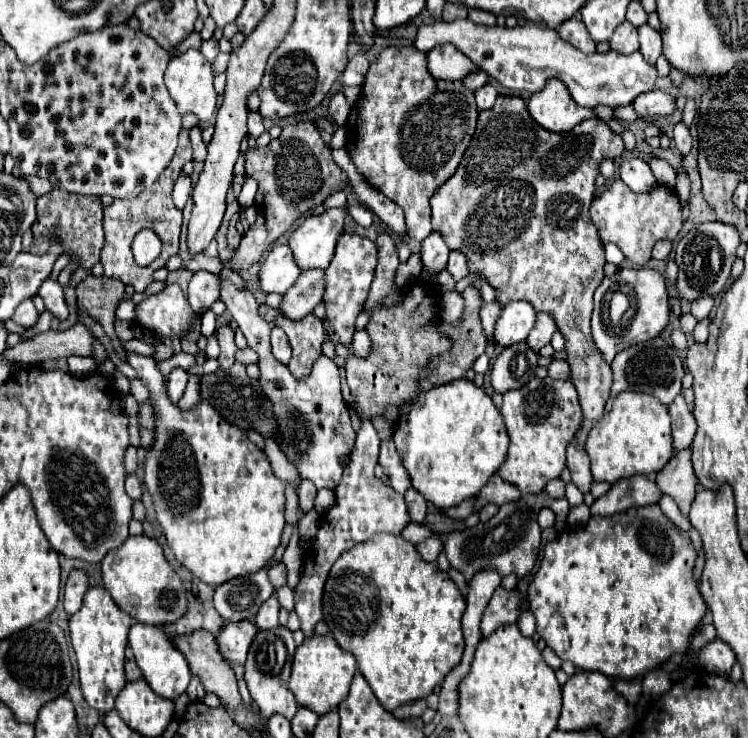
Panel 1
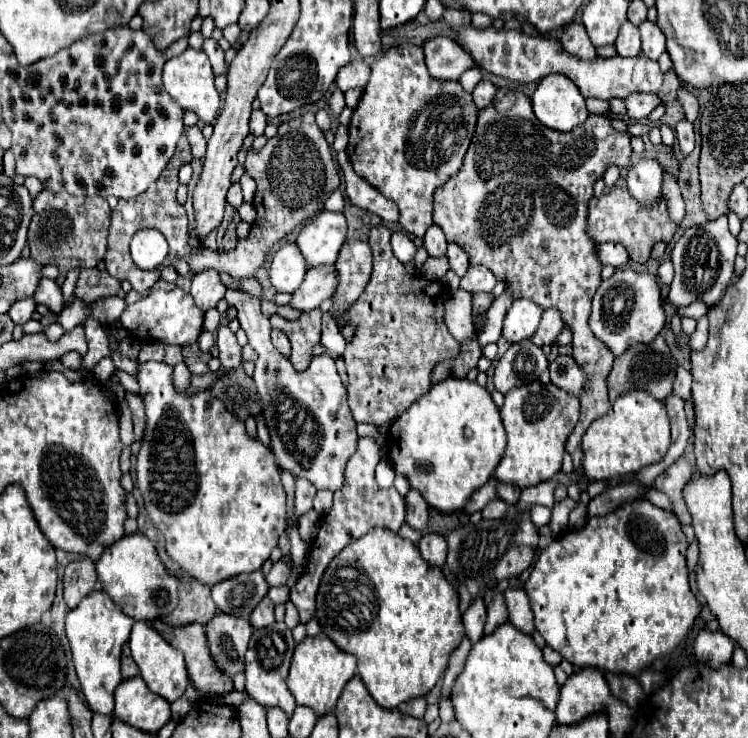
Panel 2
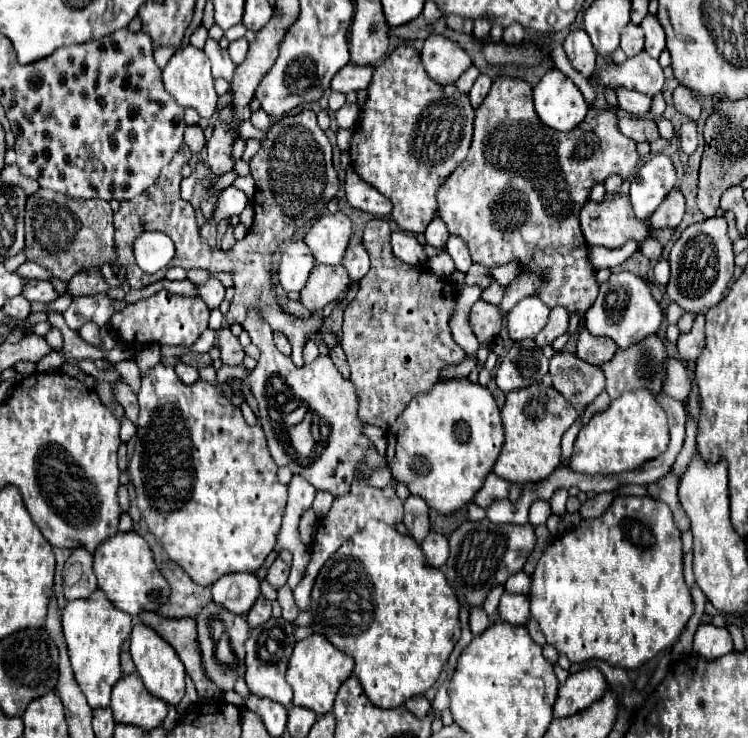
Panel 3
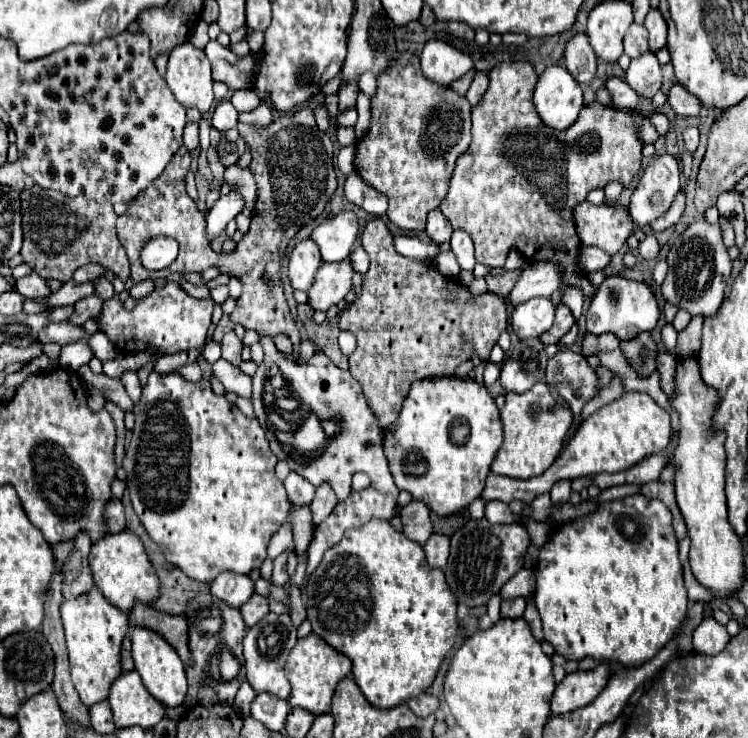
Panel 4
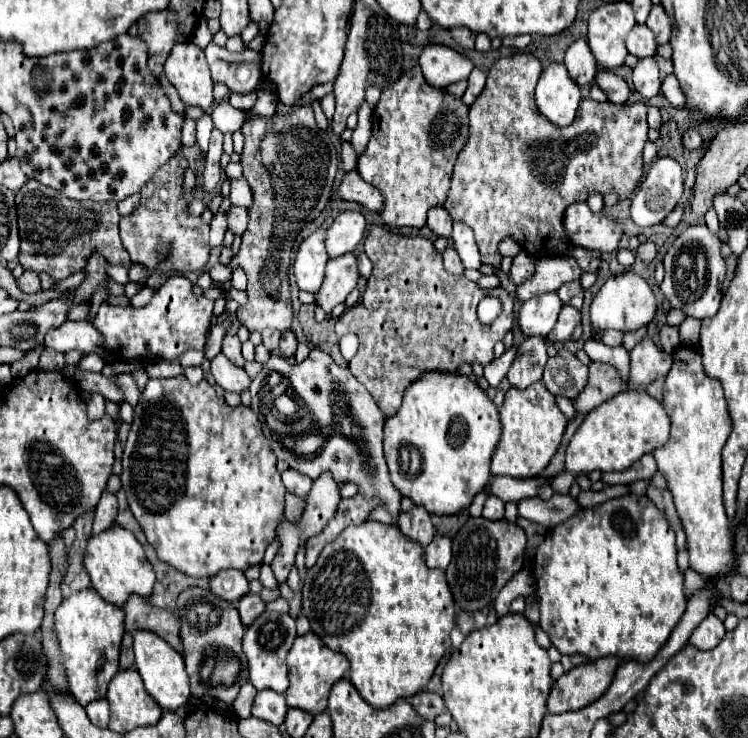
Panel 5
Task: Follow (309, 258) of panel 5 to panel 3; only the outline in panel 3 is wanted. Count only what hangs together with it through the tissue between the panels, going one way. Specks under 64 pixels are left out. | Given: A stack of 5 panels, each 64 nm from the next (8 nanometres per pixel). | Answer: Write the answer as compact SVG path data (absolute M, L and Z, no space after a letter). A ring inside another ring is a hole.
M302 240L290 242L282 252L278 262L278 282L280 286L290 292L300 292L302 284L306 284L306 276L314 266L314 258L310 256L310 248L304 248Z

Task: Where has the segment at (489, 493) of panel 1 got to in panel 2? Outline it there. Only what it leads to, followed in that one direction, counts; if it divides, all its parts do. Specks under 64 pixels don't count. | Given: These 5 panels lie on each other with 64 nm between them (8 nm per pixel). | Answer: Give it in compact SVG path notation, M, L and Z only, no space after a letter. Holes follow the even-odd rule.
M498 482L496 490L498 490L498 496L496 496L496 498L504 500L506 504L516 504L516 502L518 502L518 498L520 498L520 488L518 488L518 486L514 486L514 484Z

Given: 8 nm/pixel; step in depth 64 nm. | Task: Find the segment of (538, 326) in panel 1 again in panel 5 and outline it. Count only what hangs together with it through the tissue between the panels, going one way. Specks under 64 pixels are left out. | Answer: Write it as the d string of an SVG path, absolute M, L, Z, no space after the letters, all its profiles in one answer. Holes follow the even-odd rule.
M564 306L558 314L558 322L556 322L554 330L548 334L548 340L566 342L578 324L580 324L580 312L572 306Z

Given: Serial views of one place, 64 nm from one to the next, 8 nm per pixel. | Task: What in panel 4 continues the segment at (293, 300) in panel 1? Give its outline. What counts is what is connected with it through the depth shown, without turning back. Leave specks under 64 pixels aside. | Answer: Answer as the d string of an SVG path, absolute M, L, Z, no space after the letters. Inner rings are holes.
M348 260L338 264L322 264L314 276L310 290L306 292L308 304L314 310L322 310L322 312L340 304L352 288L352 276L354 270L350 270Z

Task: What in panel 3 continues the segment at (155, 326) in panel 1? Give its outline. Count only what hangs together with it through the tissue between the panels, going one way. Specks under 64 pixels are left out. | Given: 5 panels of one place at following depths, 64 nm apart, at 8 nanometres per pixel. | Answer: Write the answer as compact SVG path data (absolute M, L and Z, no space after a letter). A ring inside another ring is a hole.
M160 290L150 298L142 298L136 304L128 304L122 312L116 312L110 324L116 328L122 344L134 344L136 348L144 344L166 344L166 346L184 346L190 348L198 336L208 328L210 310L196 296L172 294L168 290Z

